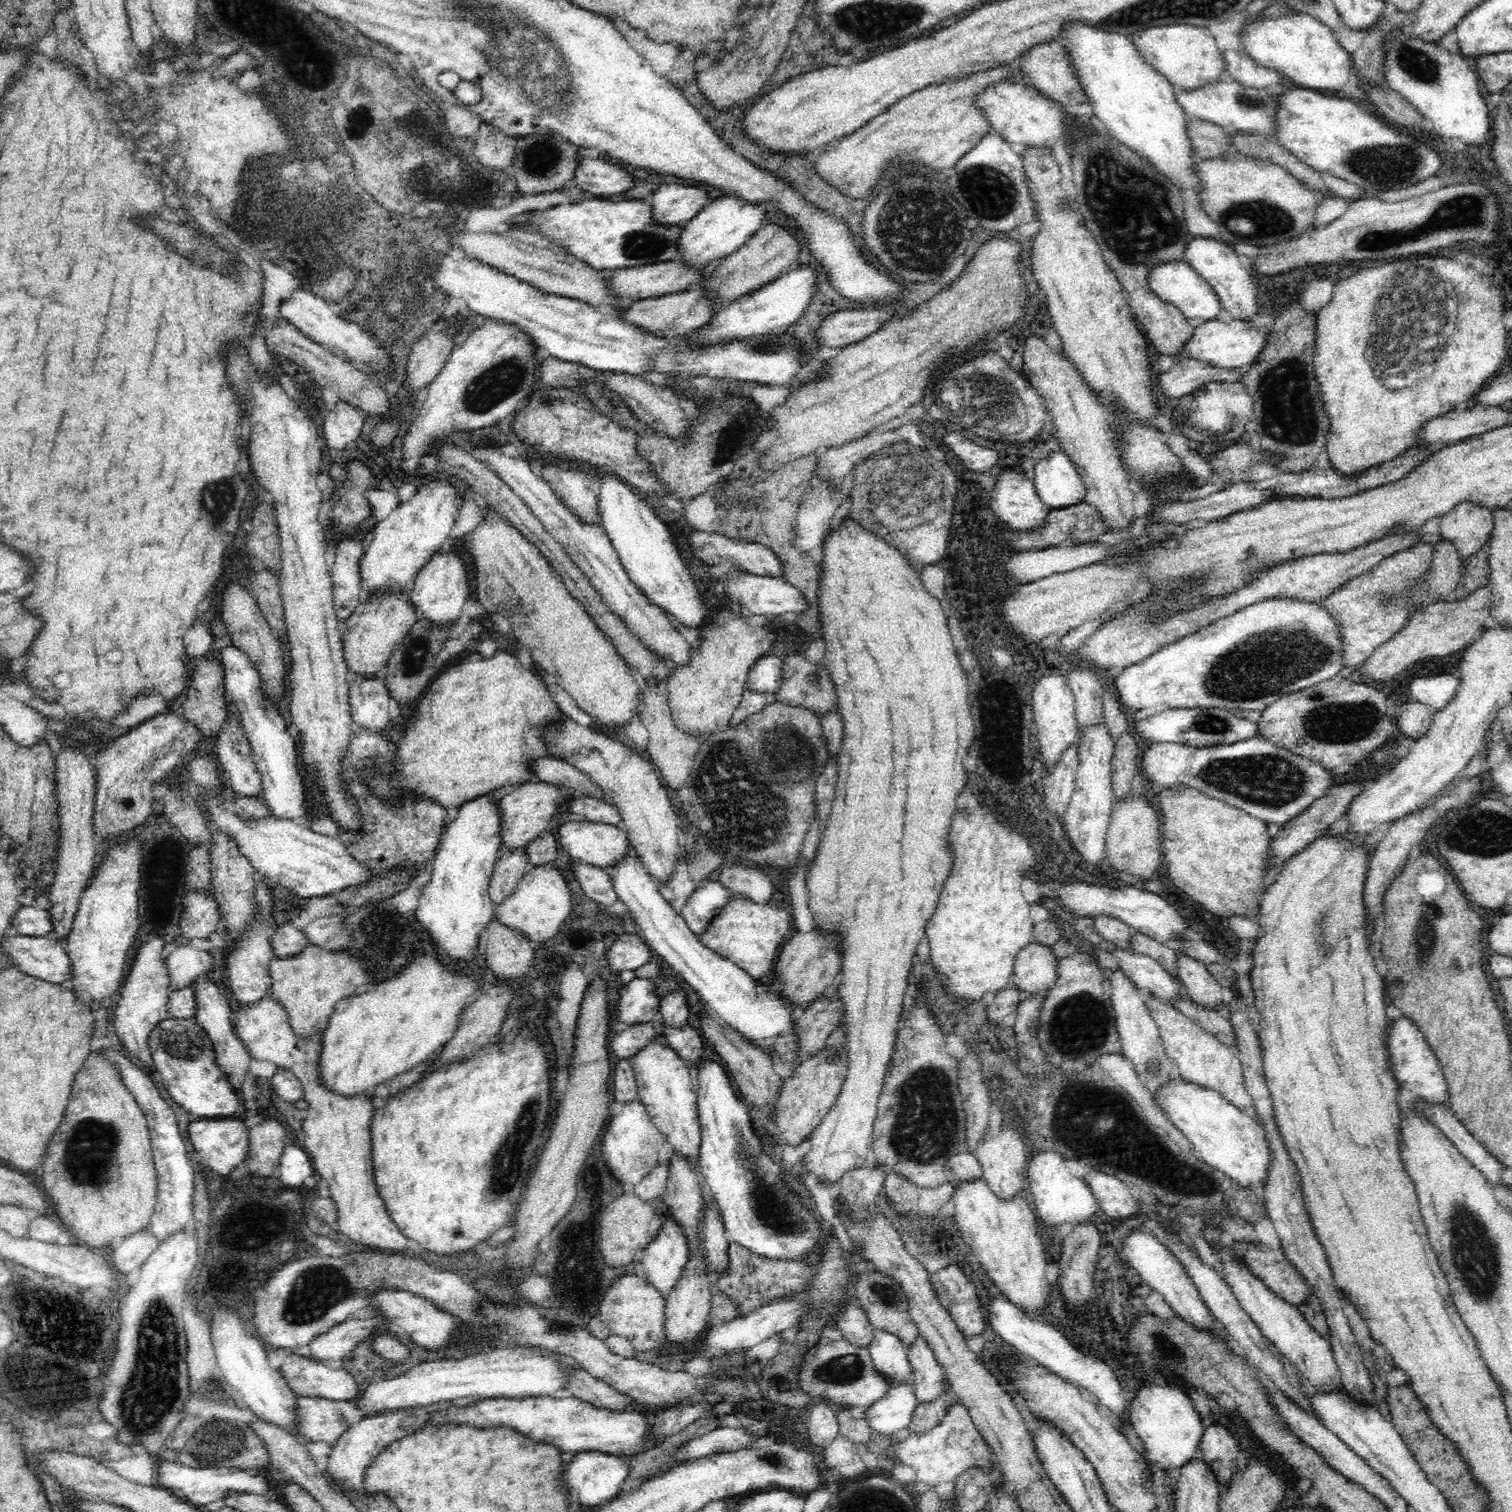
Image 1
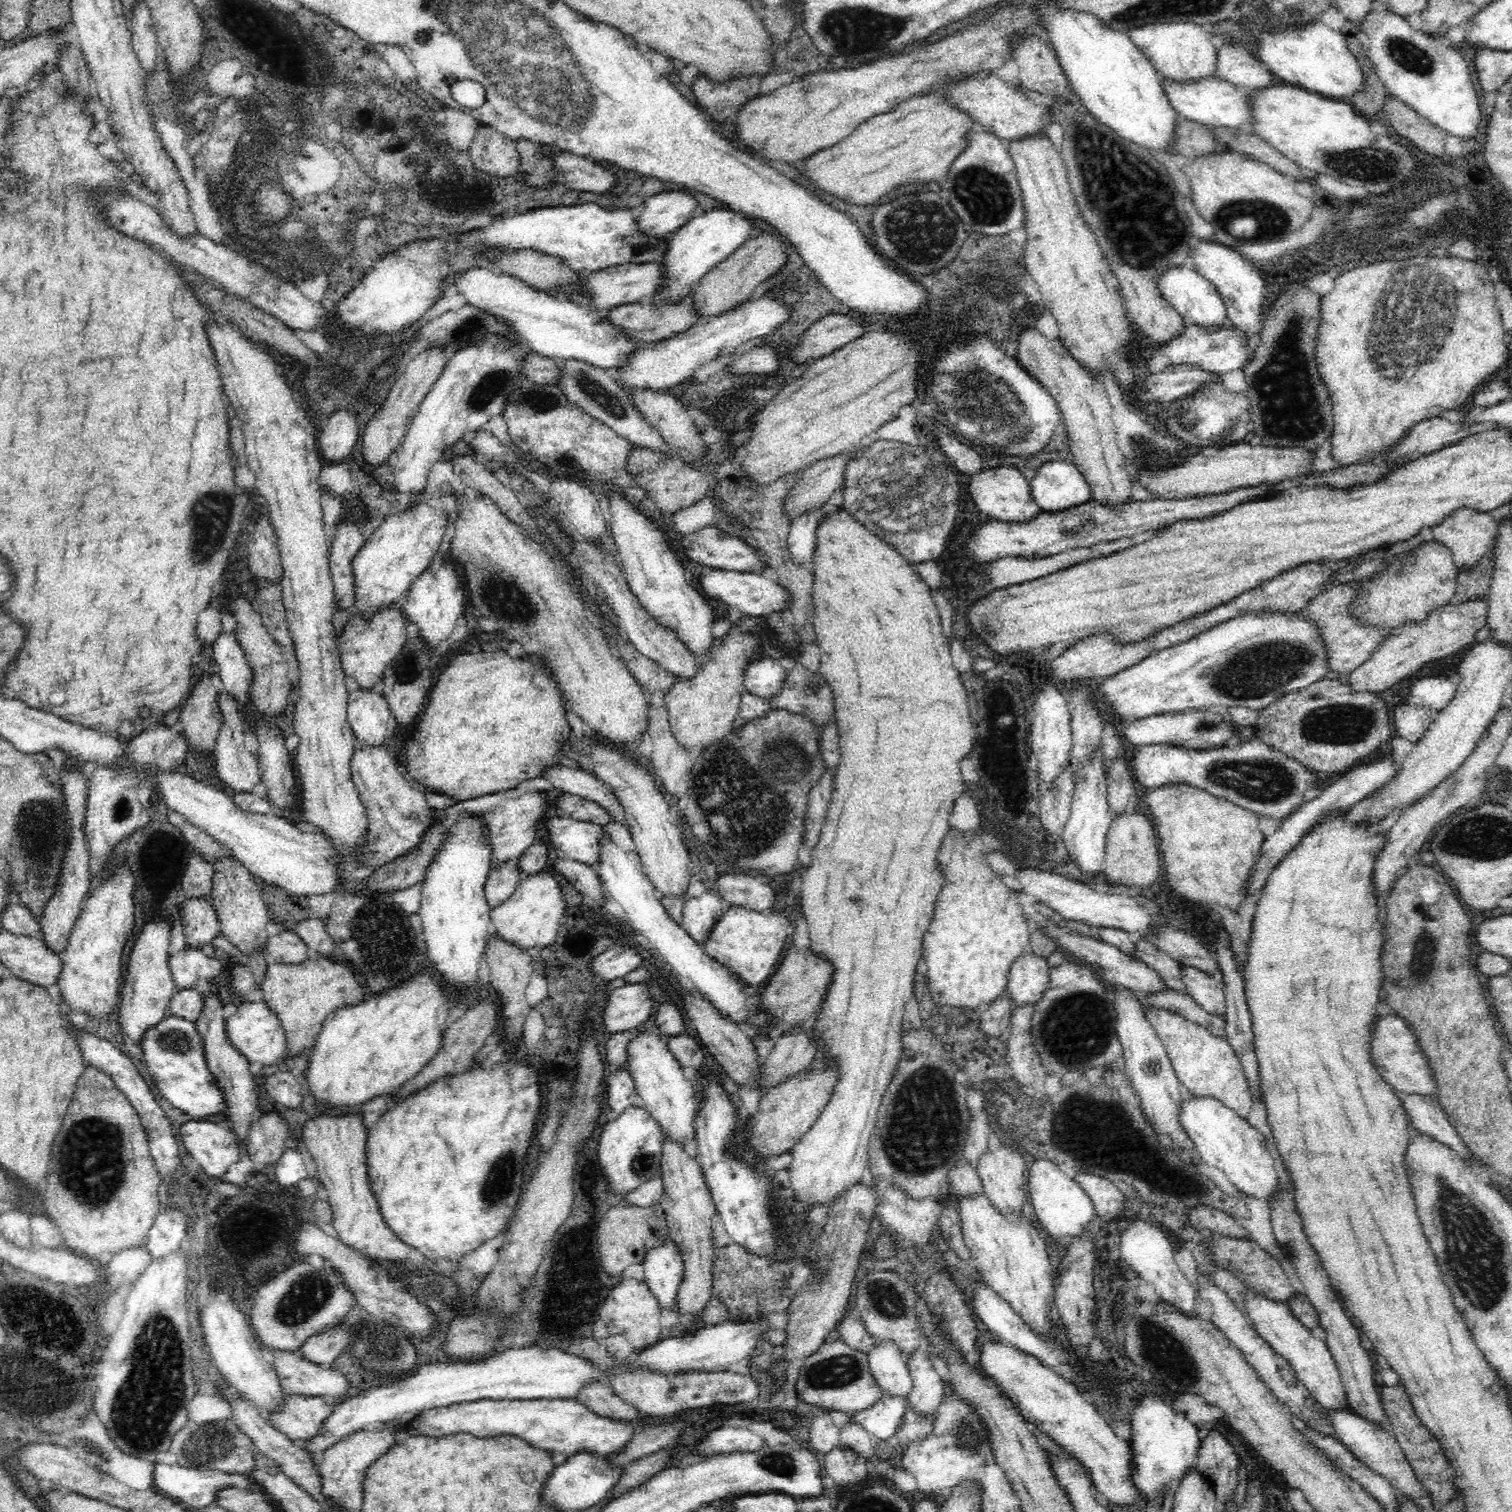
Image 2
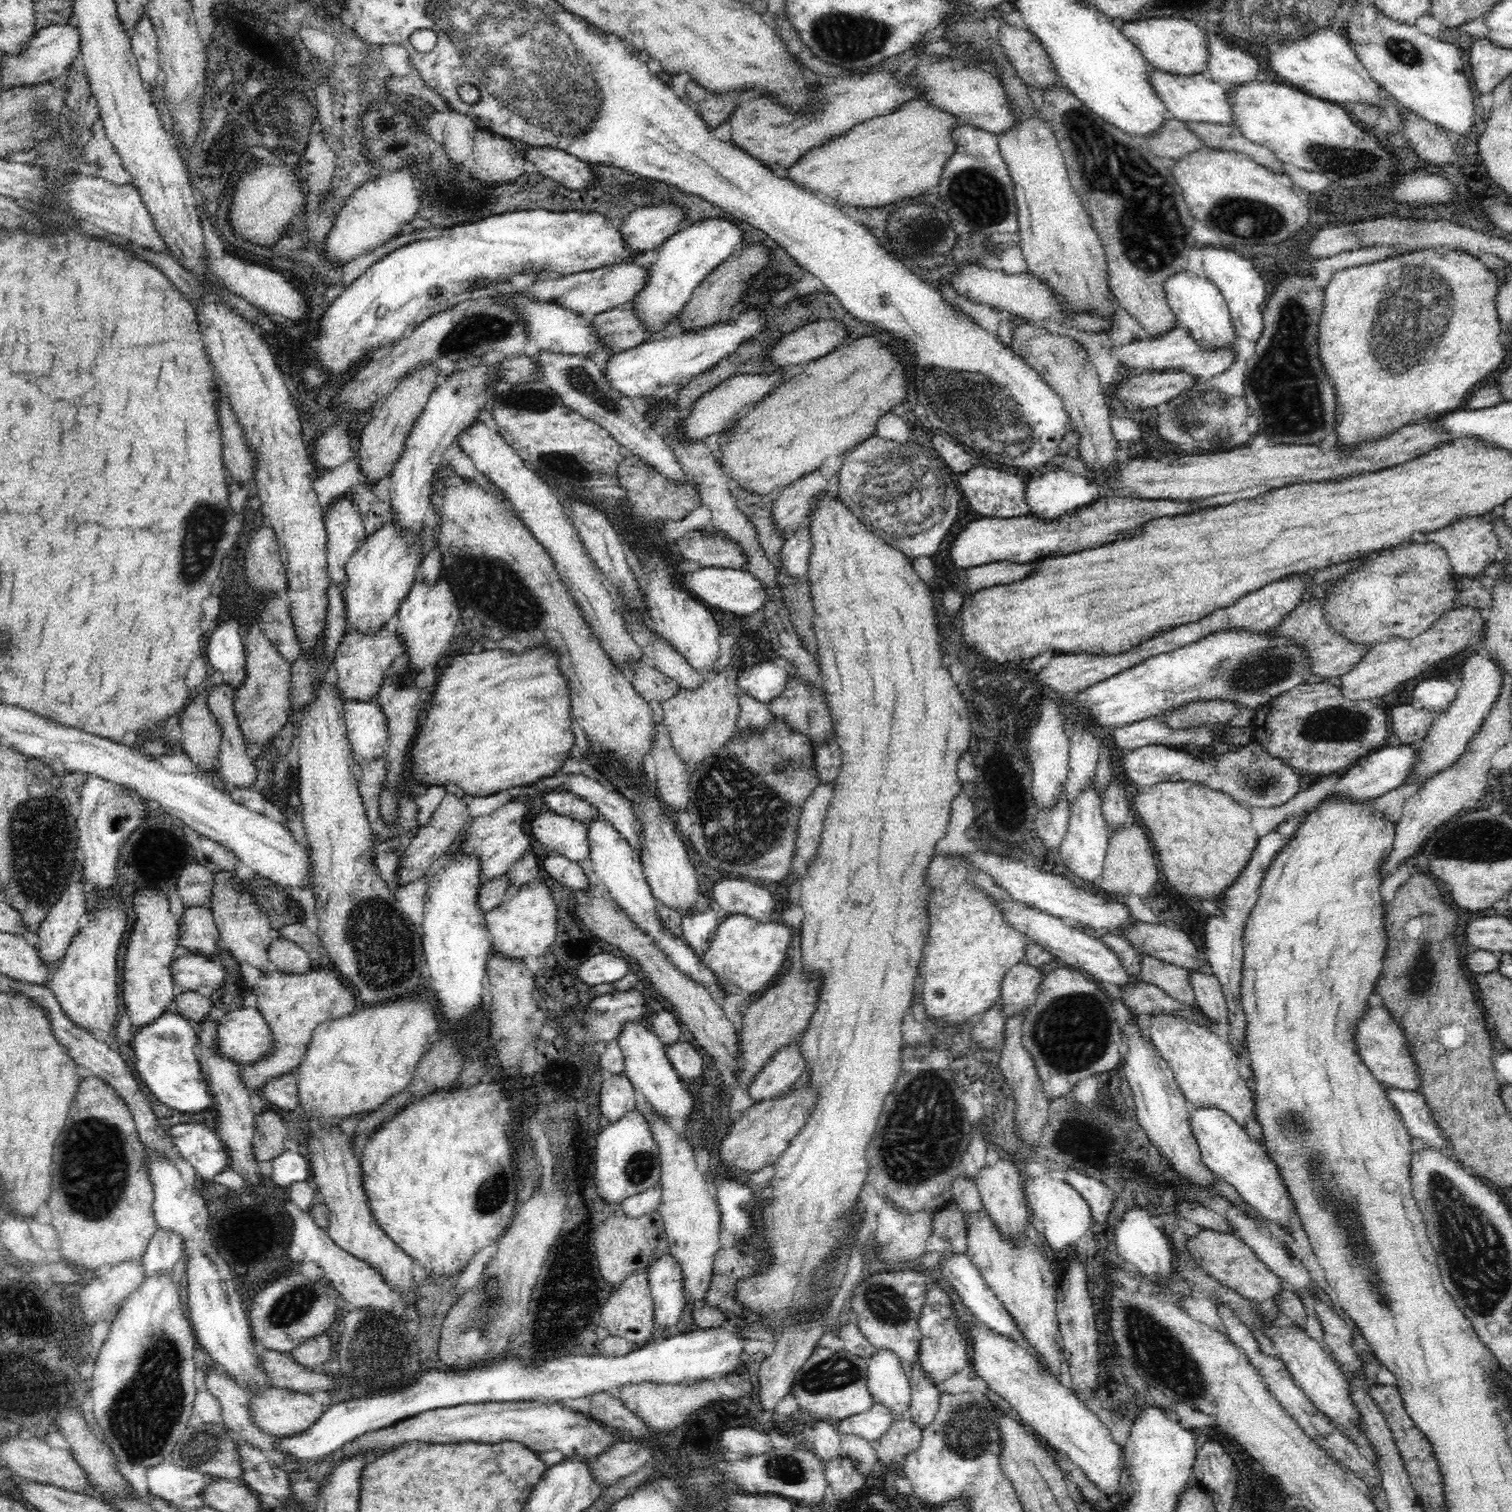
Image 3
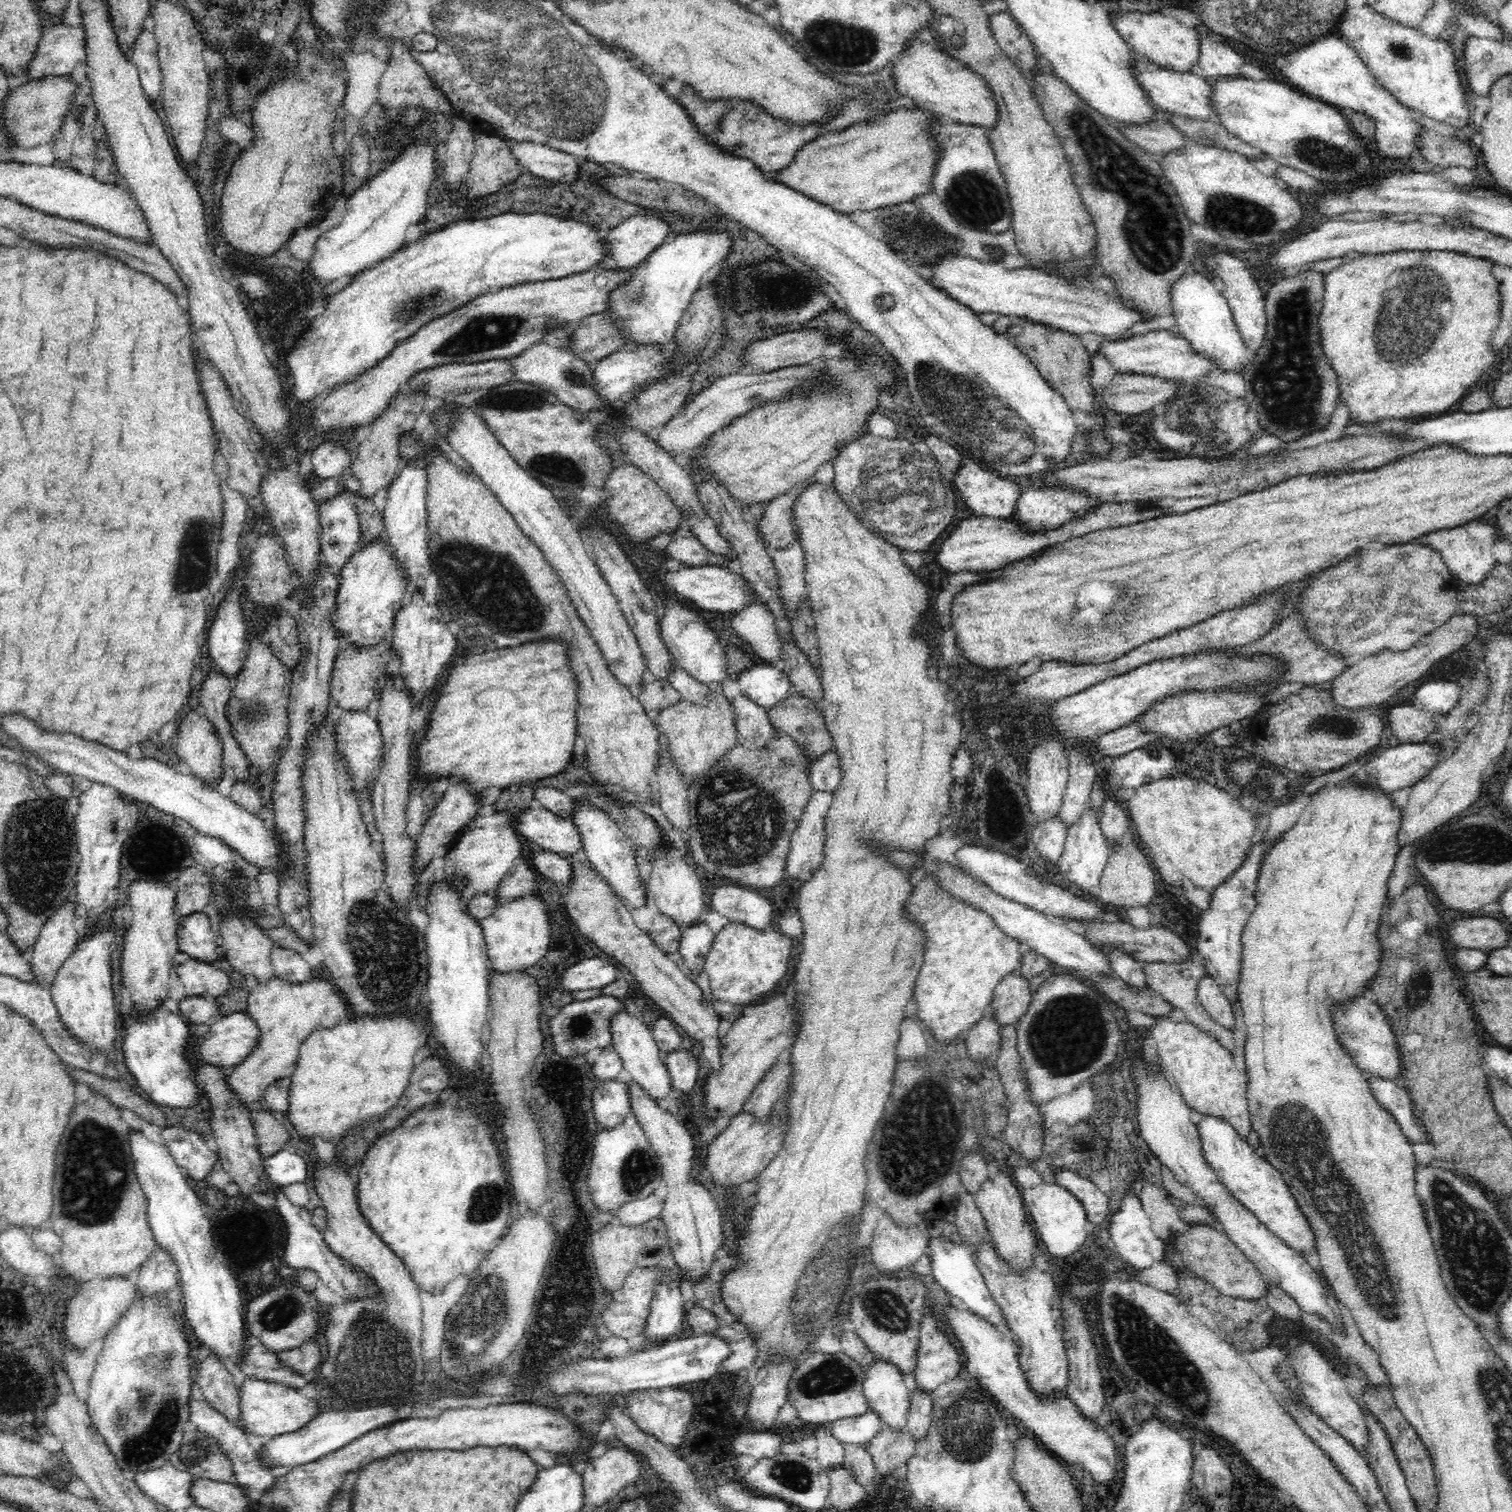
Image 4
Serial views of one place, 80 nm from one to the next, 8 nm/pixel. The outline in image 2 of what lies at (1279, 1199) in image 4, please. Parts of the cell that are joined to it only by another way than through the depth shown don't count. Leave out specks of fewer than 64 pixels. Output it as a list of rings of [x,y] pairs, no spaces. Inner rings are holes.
[[[1212,1095],[1212,1098],[1190,1098],[1190,1102],[1184,1102],[1182,1110],[1179,1110],[1179,1104],[1177,1104],[1177,1122],[1184,1129],[1184,1132],[1188,1133],[1197,1150],[1198,1157],[1207,1166],[1222,1170],[1243,1197],[1255,1196],[1269,1202],[1277,1186],[1277,1174],[1276,1168],[1274,1168],[1276,1160],[1272,1158],[1262,1133],[1252,1127],[1246,1118],[1232,1110],[1231,1107],[1224,1106],[1223,1102]]]

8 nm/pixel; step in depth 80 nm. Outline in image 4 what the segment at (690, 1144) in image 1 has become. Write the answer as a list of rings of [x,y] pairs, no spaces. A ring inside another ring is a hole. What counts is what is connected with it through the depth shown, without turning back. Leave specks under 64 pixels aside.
[[[618,1012],[618,1016],[612,1020],[611,1045],[622,1059],[623,1068],[632,1076],[636,1084],[652,1097],[652,1100],[662,1100],[664,1096],[672,1094],[672,1082],[667,1064],[663,1062],[658,1043],[650,1028],[647,1028],[638,1018],[627,1012]]]

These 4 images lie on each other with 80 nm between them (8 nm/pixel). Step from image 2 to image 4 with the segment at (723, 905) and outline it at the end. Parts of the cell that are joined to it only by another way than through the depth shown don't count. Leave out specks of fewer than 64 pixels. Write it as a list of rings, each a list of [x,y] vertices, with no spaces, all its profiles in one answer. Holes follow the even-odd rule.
[[[706,921],[682,930],[678,951],[682,953],[682,960],[691,969],[692,976],[700,976],[714,937]]]

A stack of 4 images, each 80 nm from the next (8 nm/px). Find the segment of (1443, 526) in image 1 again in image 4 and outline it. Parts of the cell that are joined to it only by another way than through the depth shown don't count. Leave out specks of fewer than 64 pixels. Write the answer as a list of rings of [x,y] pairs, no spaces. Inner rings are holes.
[[[1476,519],[1461,523],[1460,526],[1437,530],[1418,537],[1415,542],[1422,546],[1434,547],[1443,555],[1444,564],[1457,582],[1464,584],[1480,584],[1491,570],[1498,564],[1498,560],[1492,553],[1492,546],[1498,538],[1499,532],[1494,525],[1483,524]]]

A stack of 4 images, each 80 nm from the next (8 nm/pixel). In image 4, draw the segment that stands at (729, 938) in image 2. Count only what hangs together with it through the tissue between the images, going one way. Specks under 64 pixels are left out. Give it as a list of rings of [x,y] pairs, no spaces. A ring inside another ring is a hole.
[[[729,923],[715,935],[711,949],[704,960],[704,972],[708,974],[711,990],[720,1002],[746,1007],[772,994],[788,974],[792,956],[792,939],[774,926],[758,931],[742,923]]]

